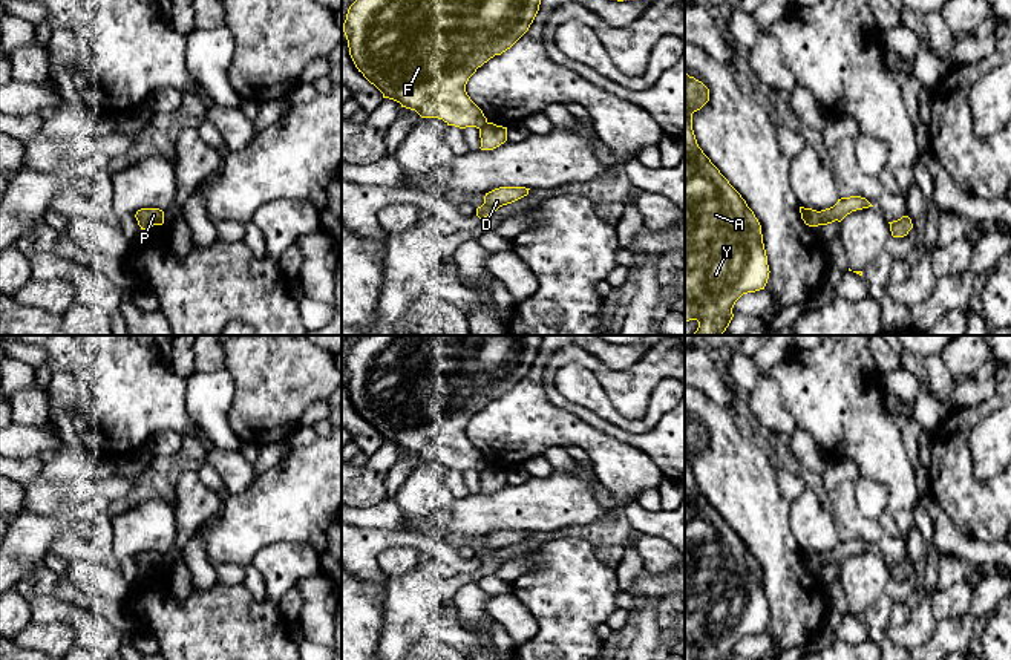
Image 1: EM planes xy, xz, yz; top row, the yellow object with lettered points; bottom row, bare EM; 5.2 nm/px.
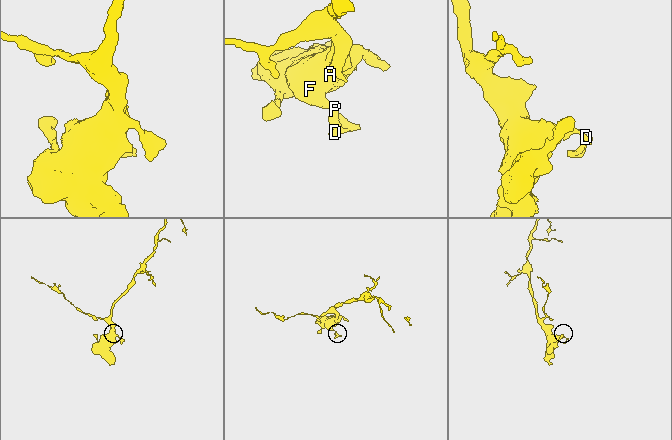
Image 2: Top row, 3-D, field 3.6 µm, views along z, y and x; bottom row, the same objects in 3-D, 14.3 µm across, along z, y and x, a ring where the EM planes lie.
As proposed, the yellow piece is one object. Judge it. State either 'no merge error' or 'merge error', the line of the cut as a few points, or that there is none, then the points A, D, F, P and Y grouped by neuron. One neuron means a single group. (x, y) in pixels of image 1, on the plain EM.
merge error; cut in yz along (818, 555), (820, 567); A F Y / D P

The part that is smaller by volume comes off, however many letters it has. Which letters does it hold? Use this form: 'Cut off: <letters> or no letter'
Cut off: D, P

